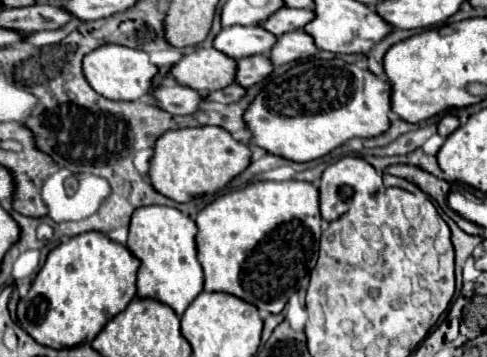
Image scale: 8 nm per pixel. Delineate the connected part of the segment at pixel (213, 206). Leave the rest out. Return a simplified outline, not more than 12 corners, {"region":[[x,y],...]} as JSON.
{"region":[[254,182],[196,216],[204,290],[278,314],[310,282],[312,182]]}

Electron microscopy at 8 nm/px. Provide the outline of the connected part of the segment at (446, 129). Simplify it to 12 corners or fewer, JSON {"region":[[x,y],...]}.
{"region":[[448,114],[438,124],[438,134],[448,136],[460,126],[460,118]]}

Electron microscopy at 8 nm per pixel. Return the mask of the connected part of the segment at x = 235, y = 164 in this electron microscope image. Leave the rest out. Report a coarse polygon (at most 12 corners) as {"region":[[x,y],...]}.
{"region":[[216,126],[156,140],[148,176],[176,202],[216,194],[250,148]]}

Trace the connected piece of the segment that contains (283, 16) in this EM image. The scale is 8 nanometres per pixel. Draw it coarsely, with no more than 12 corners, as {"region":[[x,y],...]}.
{"region":[[280,8],[260,26],[274,36],[300,30],[312,10]]}

